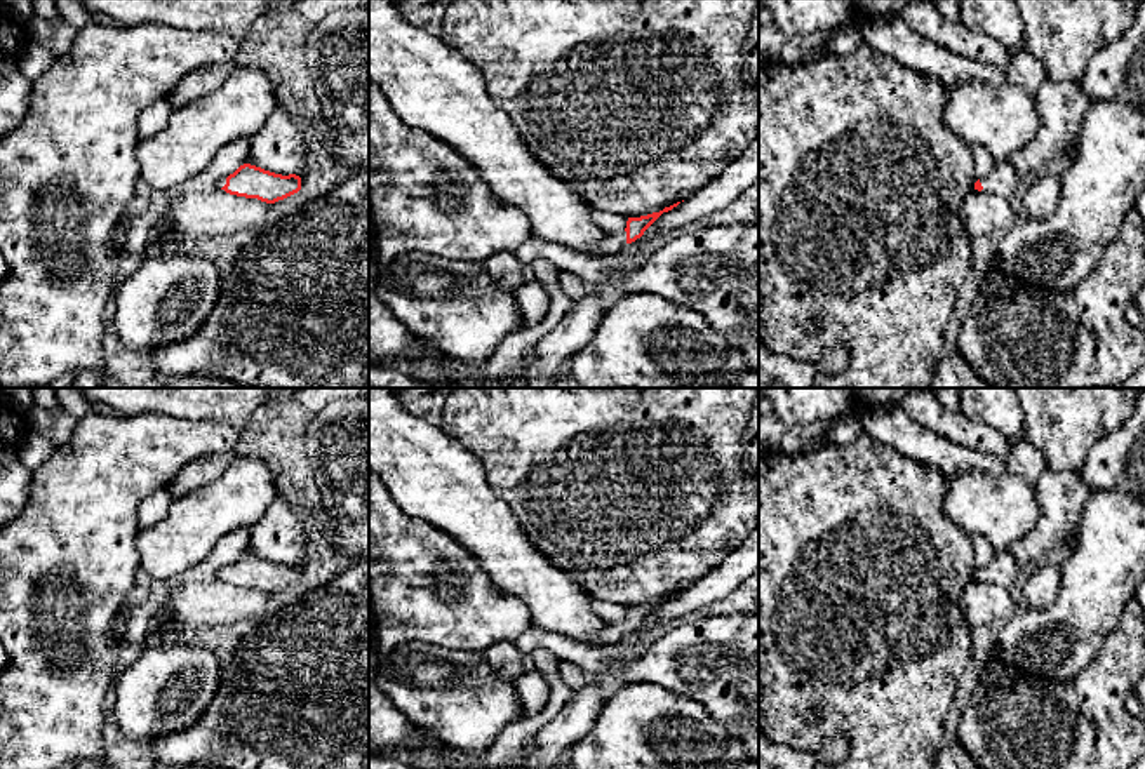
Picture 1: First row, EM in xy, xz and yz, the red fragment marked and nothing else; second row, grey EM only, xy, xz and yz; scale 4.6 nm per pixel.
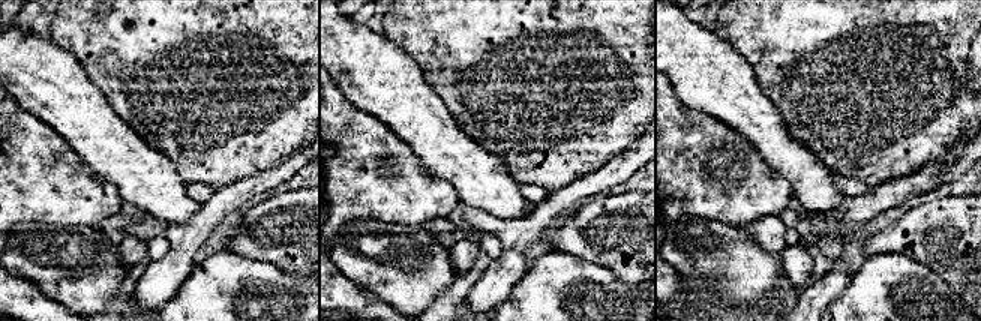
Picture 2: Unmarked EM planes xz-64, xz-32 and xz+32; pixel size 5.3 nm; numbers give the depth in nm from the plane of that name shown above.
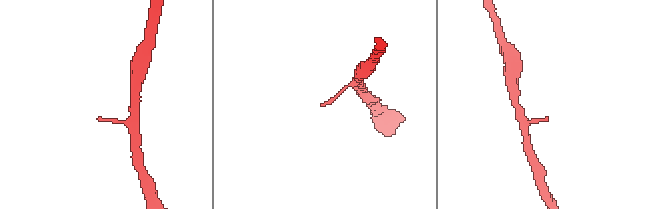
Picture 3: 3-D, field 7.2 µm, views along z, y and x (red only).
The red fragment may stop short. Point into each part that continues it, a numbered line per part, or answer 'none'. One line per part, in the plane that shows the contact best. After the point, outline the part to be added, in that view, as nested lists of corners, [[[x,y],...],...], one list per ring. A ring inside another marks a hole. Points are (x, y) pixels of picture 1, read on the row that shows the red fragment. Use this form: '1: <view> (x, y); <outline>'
1: xz (613, 242); [[[604,231],[602,240],[592,252],[592,256],[613,256],[626,245],[626,231]]]

